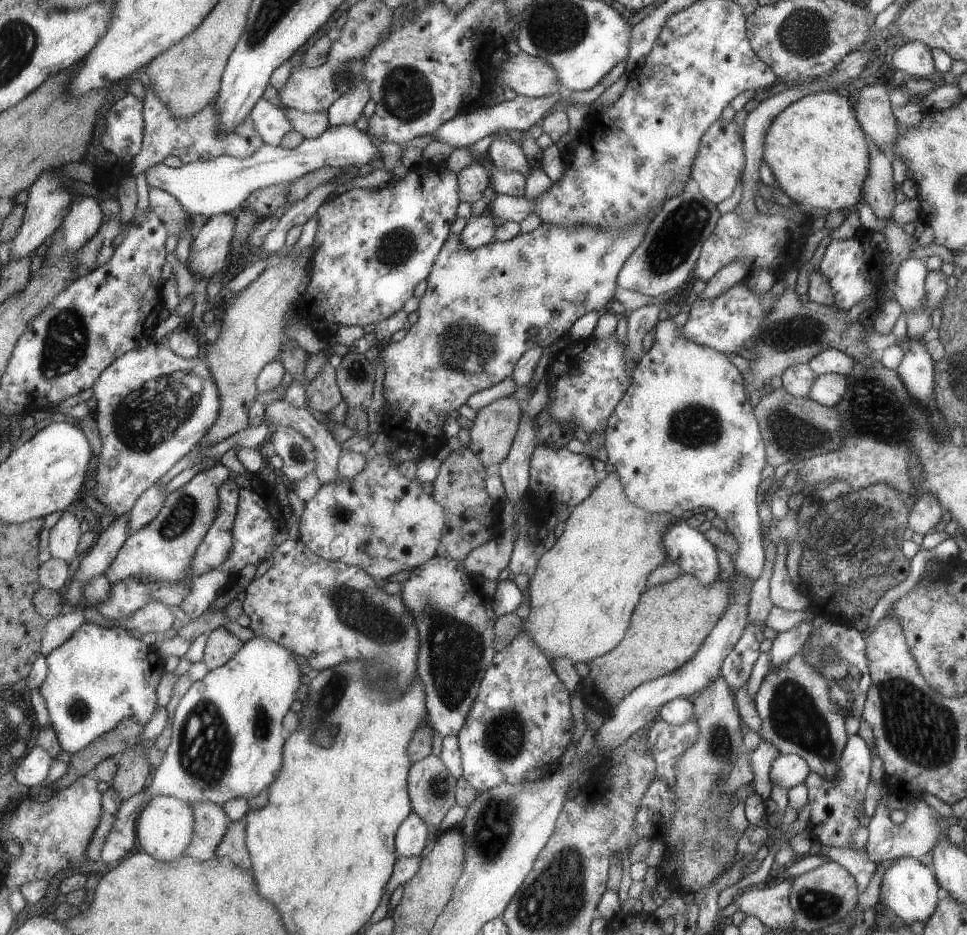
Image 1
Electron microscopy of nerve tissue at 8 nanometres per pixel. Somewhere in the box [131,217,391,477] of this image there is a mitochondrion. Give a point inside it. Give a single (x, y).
(356, 374)

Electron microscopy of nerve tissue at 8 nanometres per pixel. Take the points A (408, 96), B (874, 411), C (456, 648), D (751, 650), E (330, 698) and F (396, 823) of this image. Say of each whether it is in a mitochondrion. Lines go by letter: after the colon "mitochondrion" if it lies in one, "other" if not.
A: mitochondrion
B: mitochondrion
C: mitochondrion
D: other
E: mitochondrion
F: other

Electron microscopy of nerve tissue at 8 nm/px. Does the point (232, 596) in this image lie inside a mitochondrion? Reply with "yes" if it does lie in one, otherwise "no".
no

